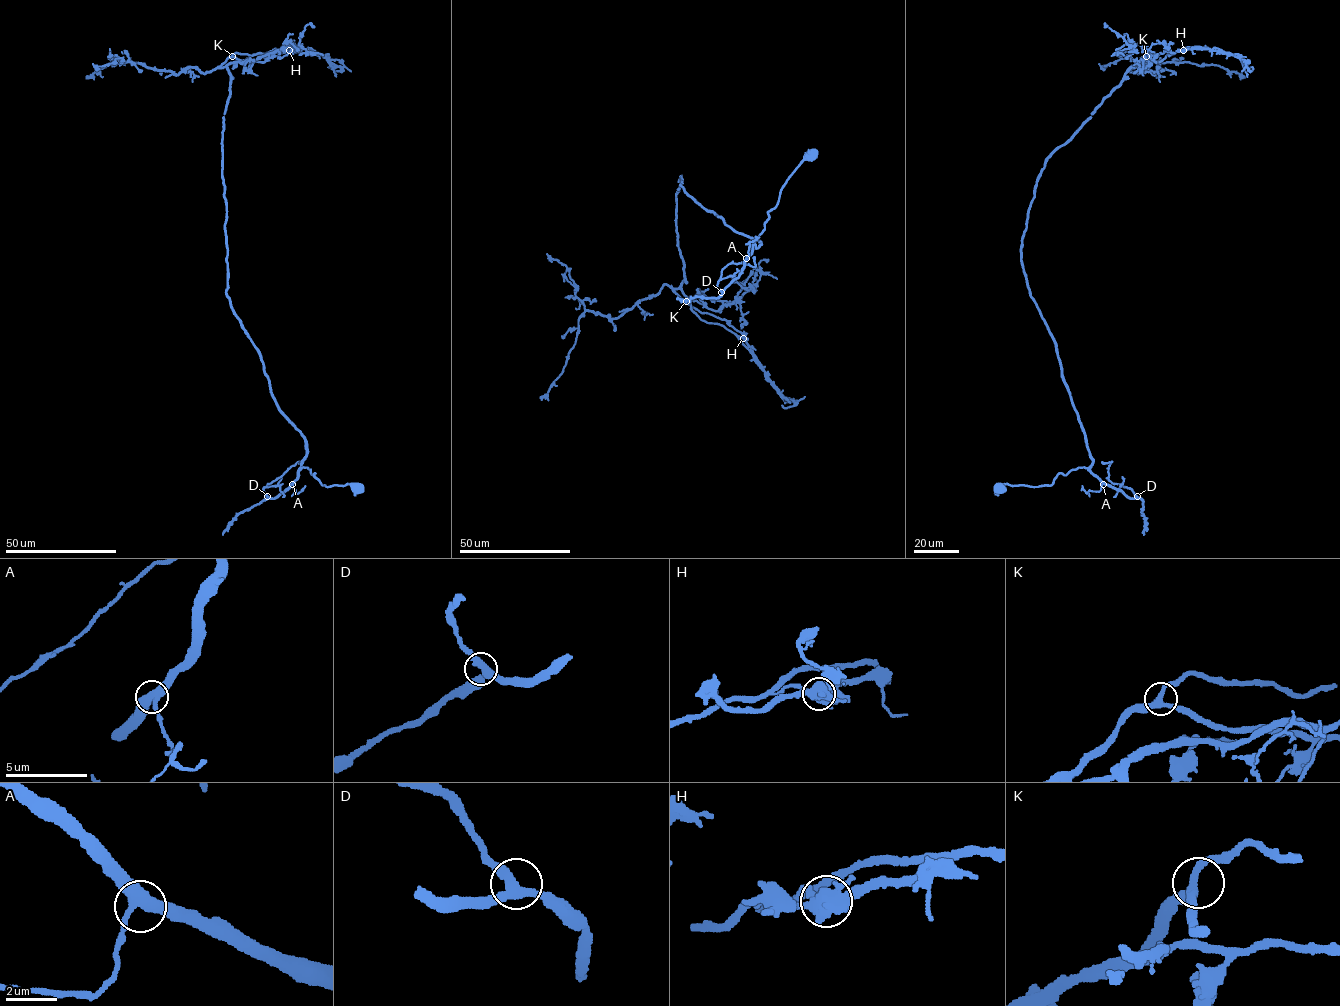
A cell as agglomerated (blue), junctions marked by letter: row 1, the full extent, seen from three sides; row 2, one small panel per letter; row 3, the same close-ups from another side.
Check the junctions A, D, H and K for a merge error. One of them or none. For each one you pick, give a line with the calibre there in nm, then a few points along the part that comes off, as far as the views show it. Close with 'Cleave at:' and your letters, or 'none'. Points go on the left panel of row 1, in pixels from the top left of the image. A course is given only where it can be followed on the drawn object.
H: 500 nm | (289, 50), (252, 55), (235, 53), (232, 56), (264, 62), (277, 55), (288, 43), (308, 53), (323, 55)
Cleave at: H

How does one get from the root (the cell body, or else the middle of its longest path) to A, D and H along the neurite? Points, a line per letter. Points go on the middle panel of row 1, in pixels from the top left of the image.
A: (812, 153), (807, 155), (782, 188), (777, 205), (768, 212), (764, 230), (746, 258)
D: (812, 153), (787, 180), (741, 273), (721, 292)
H: (812, 153), (782, 188), (757, 247), (758, 241), (690, 196), (679, 178), (682, 292), (701, 319), (743, 338)

